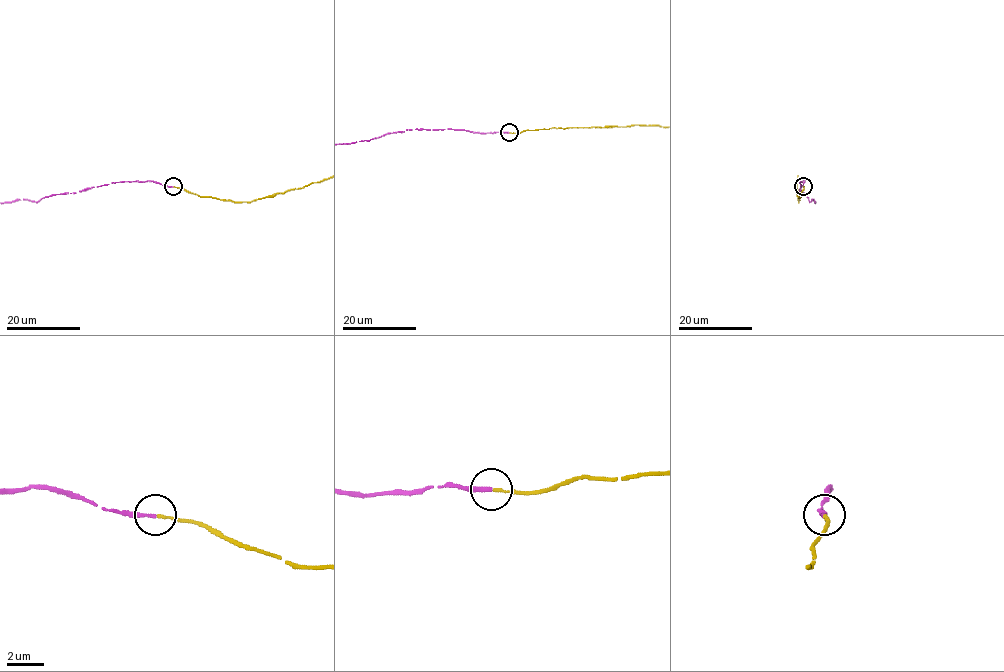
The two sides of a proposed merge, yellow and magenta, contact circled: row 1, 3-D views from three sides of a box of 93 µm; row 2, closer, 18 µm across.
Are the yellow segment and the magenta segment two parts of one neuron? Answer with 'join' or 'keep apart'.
join

